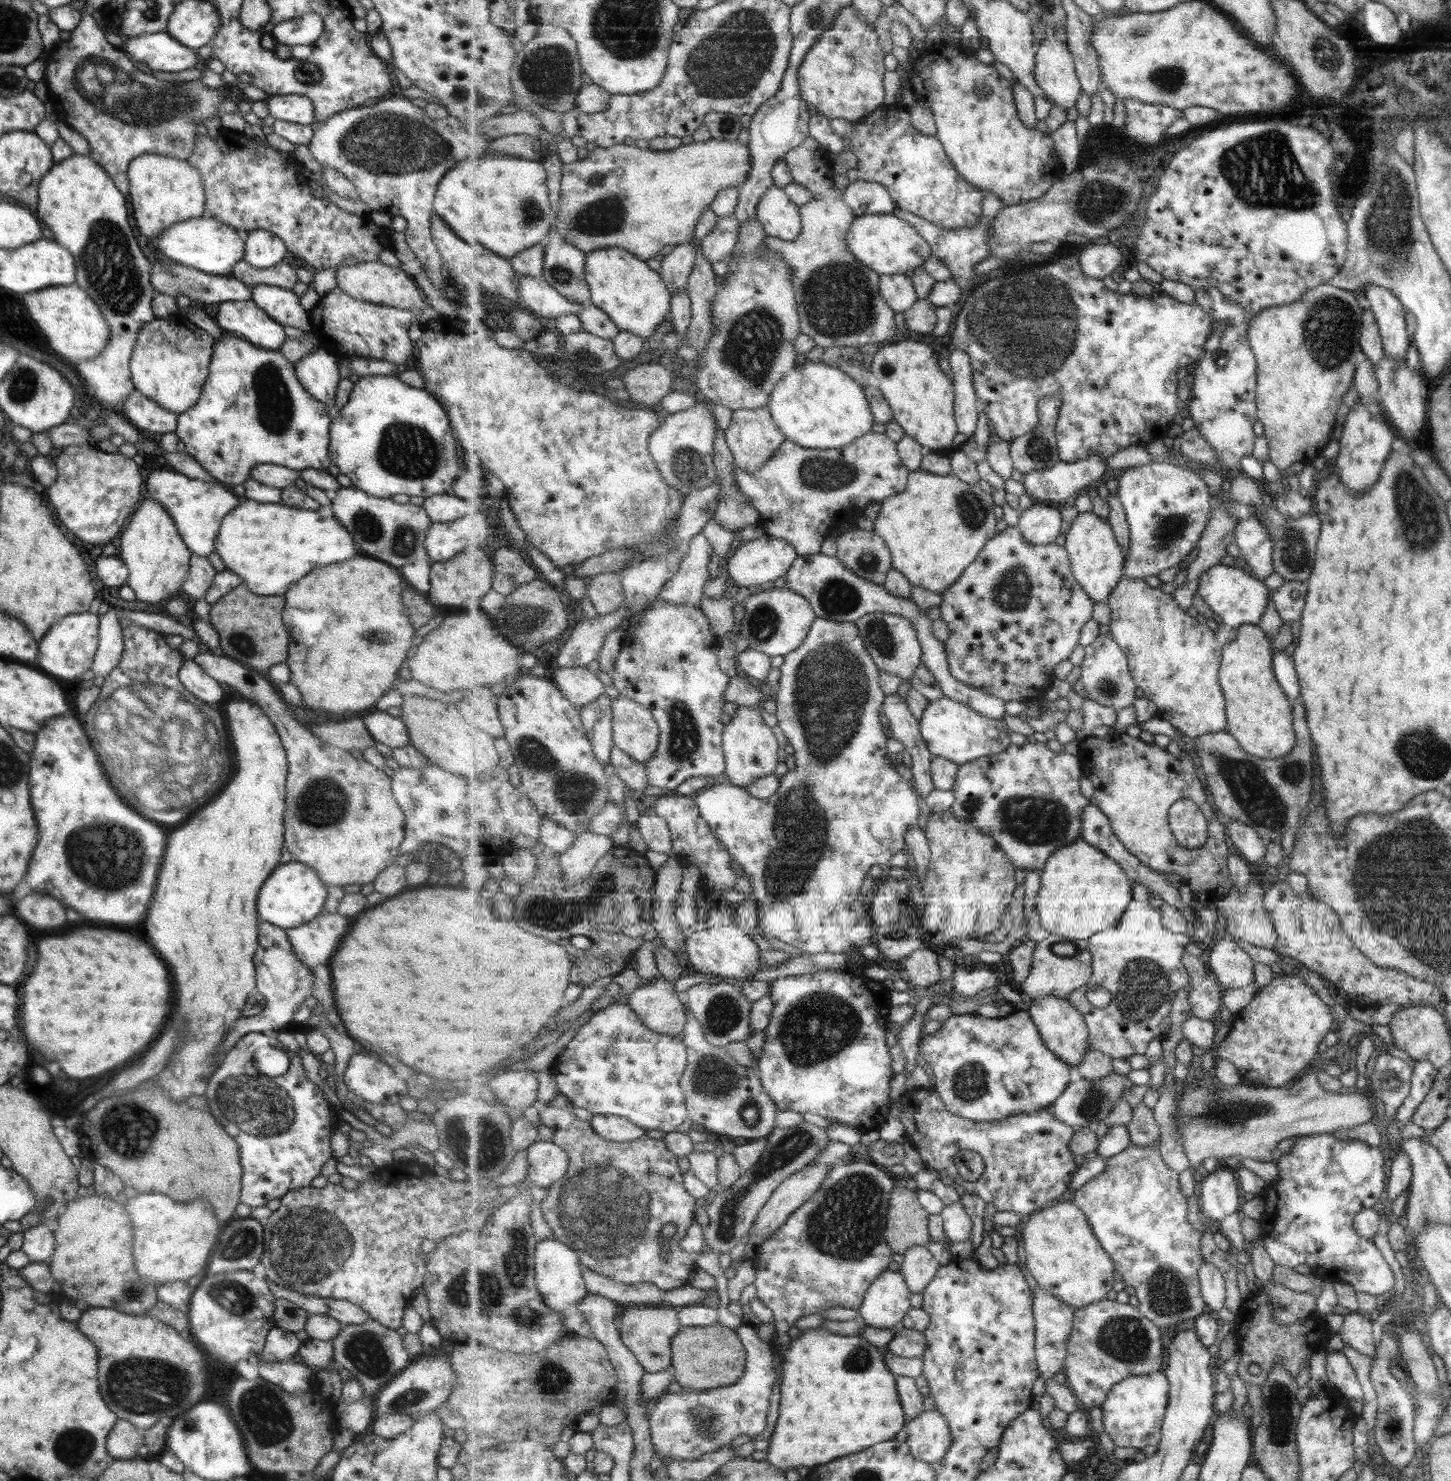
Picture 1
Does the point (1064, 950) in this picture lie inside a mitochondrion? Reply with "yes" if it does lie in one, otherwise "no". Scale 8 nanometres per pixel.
yes

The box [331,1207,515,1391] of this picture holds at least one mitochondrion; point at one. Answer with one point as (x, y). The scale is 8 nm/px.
(365, 1349)

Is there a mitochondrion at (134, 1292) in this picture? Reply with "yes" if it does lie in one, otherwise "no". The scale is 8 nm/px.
yes

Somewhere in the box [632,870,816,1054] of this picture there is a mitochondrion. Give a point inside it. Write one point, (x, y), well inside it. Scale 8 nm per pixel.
(723, 1014)

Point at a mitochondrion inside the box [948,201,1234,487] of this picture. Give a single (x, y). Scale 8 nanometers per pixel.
(1032, 337)

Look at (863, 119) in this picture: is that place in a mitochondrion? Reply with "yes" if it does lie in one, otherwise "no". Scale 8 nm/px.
no

